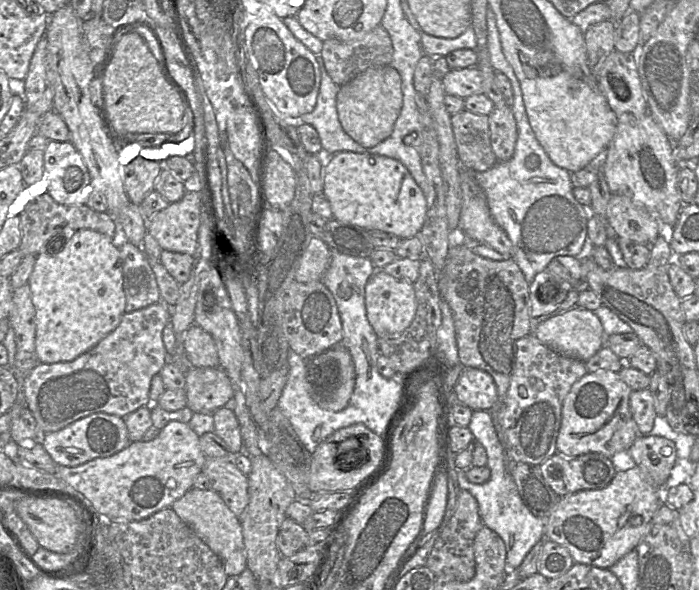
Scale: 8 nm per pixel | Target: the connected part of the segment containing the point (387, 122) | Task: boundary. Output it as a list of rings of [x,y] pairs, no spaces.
[[[390,65],[367,68],[339,86],[336,95],[342,129],[363,147],[376,146],[390,136],[402,103],[401,77]]]

